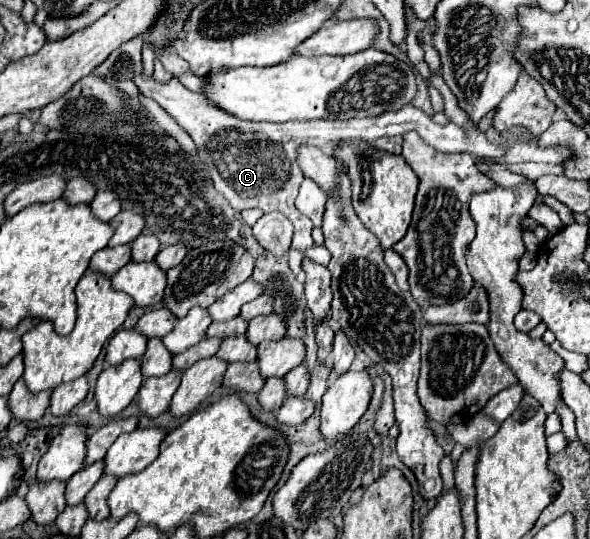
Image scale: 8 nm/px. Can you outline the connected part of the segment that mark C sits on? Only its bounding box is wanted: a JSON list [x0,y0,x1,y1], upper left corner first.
[134,75,570,251]

